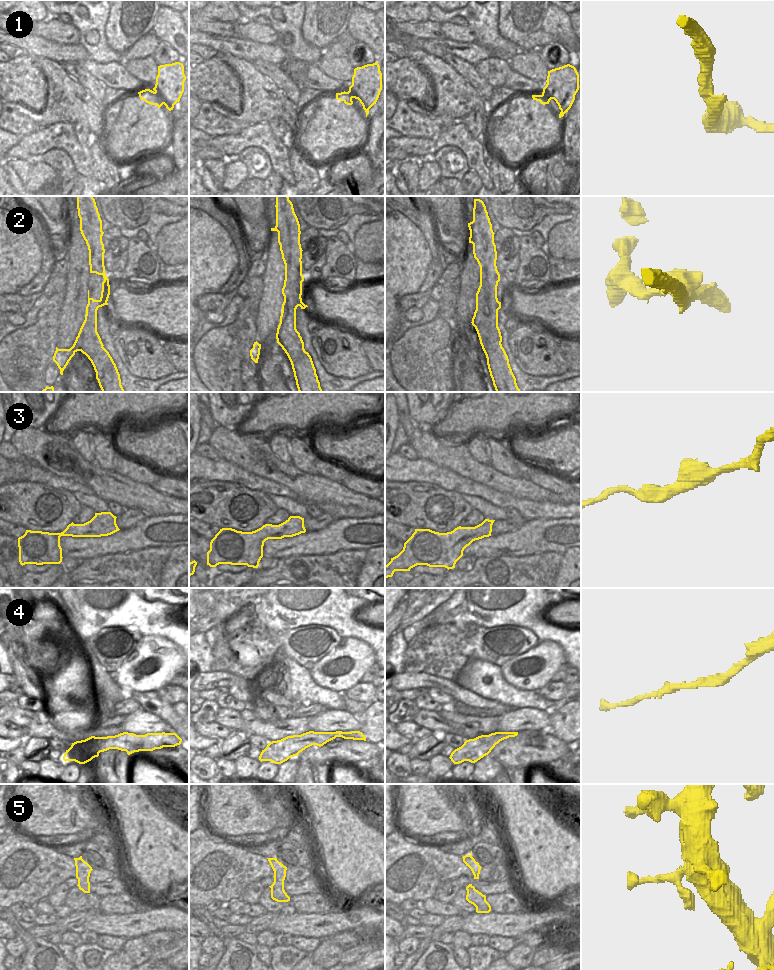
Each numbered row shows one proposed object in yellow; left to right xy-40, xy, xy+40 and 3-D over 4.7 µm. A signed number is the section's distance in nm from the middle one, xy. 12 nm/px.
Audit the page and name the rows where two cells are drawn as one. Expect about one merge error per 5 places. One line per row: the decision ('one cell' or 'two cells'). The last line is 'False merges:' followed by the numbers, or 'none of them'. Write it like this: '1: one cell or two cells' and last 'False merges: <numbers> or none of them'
1: one cell
2: two cells
3: one cell
4: one cell
5: one cell
False merges: 2

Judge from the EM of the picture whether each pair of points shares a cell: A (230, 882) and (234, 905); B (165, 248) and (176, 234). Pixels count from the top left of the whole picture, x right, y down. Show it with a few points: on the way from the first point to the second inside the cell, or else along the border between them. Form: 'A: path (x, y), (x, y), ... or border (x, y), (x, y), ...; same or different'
A: border (239, 898), (233, 898), (225, 905); different
B: path (168, 245), (176, 237); same

